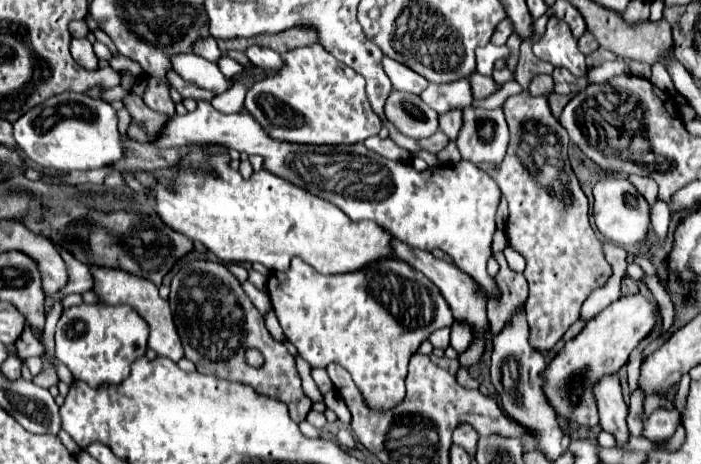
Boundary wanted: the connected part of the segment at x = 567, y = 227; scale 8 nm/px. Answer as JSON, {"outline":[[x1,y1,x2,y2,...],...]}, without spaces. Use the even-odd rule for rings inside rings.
{"outline":[[546,14,535,19,533,22,535,34,529,40,522,41,520,45,520,58,514,79,522,86,523,91,521,94,507,98,507,102,503,106,503,112,505,112,505,118,507,118,507,124,511,130,511,142,509,142,507,156,503,158,501,164,477,164,479,170,489,174,493,180,497,180,501,194,509,202,509,220,507,220,505,234,507,234,511,248,517,250,527,260,527,268,525,268,523,276,529,284,529,298,525,304,527,322,529,322,529,344,539,352,551,350,563,338,567,328,579,318,581,304,585,302,585,298,595,288,605,284,607,278,611,276,611,266,603,256,603,244,597,238,597,234,593,232,590,222,590,204,587,202,587,196,583,194,567,158,561,156,561,158,549,160,545,156,545,148,549,150,551,146,567,146,569,136,567,136,565,128,561,128,561,124,553,118,547,100,543,96,531,96,529,94,528,87,533,77,538,74,551,75,555,69,552,64,536,58,532,51,533,44,545,32,547,21,548,16]]}

